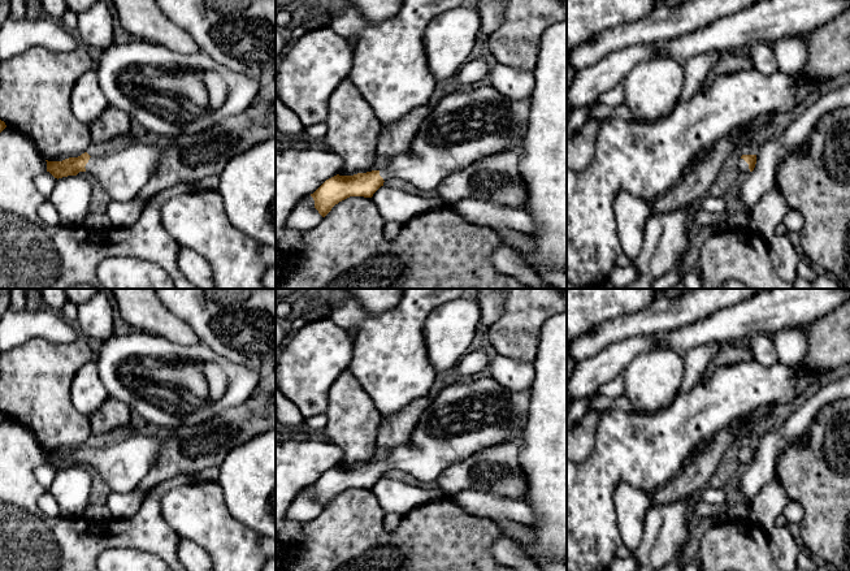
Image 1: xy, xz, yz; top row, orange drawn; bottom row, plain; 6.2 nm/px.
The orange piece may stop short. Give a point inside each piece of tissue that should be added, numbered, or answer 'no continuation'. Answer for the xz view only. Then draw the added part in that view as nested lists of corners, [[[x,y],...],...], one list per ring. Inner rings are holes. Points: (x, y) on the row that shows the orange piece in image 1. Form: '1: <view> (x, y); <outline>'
1: xz (467, 125); [[[487,82],[444,92],[422,121],[408,152],[391,157],[380,170],[383,181],[400,178],[422,191],[433,191],[448,176],[487,157],[513,150],[522,152],[530,99],[508,99]]]

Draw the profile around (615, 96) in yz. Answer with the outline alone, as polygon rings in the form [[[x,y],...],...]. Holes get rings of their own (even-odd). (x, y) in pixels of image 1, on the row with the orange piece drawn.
[[[617,85],[616,87],[606,91],[604,94],[602,94],[597,103],[598,104],[603,104],[603,105],[608,105],[608,107],[616,107],[623,104],[625,100],[625,92],[621,85]]]

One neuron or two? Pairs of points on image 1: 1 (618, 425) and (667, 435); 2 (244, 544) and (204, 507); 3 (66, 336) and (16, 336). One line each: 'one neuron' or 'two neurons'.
1: one neuron
2: one neuron
3: one neuron

